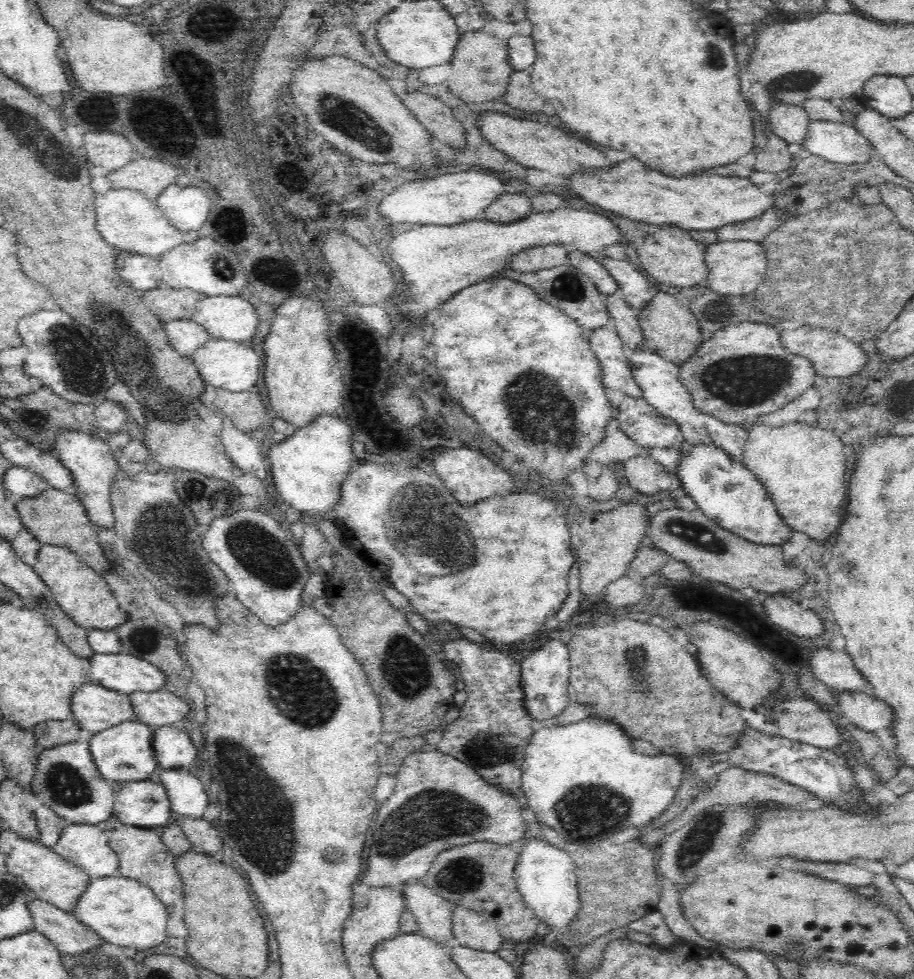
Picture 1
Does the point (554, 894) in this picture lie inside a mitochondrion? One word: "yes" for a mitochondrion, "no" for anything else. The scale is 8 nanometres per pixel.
no

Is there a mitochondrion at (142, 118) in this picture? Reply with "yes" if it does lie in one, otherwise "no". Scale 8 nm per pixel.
no

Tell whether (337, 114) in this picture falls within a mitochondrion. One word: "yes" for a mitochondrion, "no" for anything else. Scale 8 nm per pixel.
yes

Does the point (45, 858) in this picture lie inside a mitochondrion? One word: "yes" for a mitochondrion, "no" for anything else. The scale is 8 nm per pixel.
no

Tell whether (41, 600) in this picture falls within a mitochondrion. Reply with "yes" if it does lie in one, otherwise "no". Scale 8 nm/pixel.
no

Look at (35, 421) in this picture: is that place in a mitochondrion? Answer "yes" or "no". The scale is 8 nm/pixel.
yes

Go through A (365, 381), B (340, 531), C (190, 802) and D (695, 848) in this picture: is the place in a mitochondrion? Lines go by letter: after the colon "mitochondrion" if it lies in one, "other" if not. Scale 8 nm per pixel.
A: other
B: other
C: other
D: mitochondrion

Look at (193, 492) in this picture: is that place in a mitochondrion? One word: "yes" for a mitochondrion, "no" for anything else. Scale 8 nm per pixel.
yes

